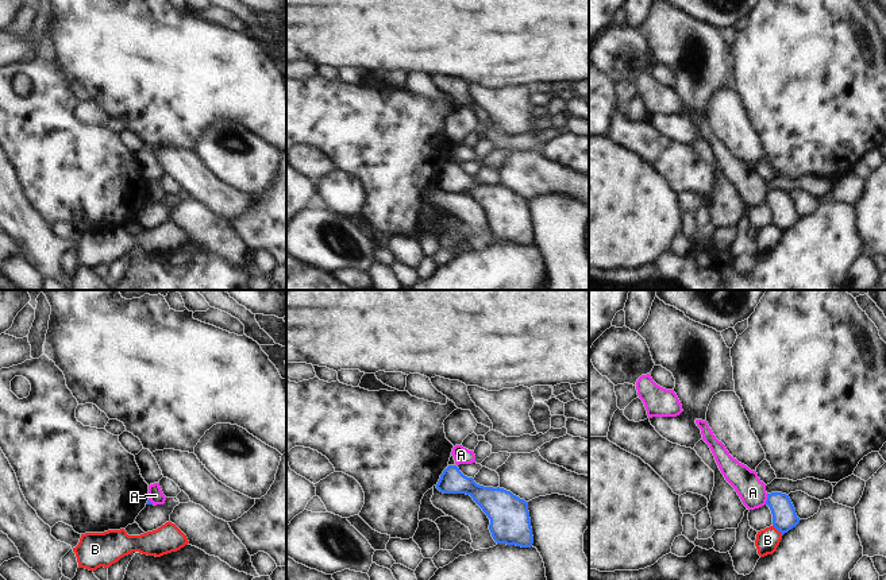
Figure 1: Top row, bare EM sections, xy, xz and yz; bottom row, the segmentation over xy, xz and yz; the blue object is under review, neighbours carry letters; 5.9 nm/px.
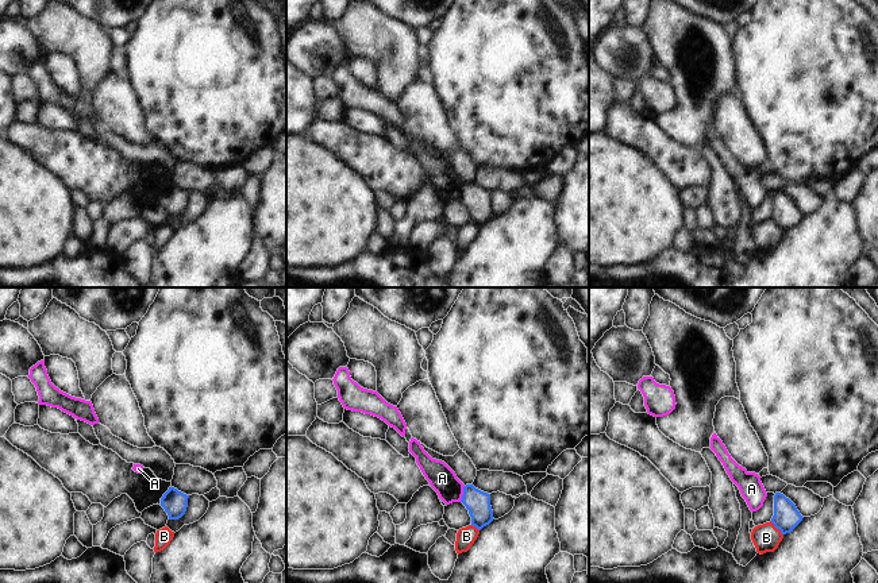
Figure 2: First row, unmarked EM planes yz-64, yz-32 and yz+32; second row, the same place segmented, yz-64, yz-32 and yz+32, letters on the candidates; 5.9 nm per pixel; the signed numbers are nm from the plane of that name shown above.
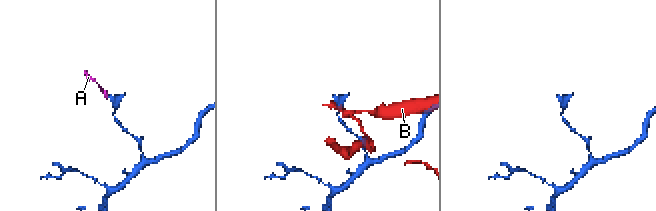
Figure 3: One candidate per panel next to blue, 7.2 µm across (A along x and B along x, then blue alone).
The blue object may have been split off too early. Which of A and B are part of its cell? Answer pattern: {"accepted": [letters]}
{"accepted": []}

